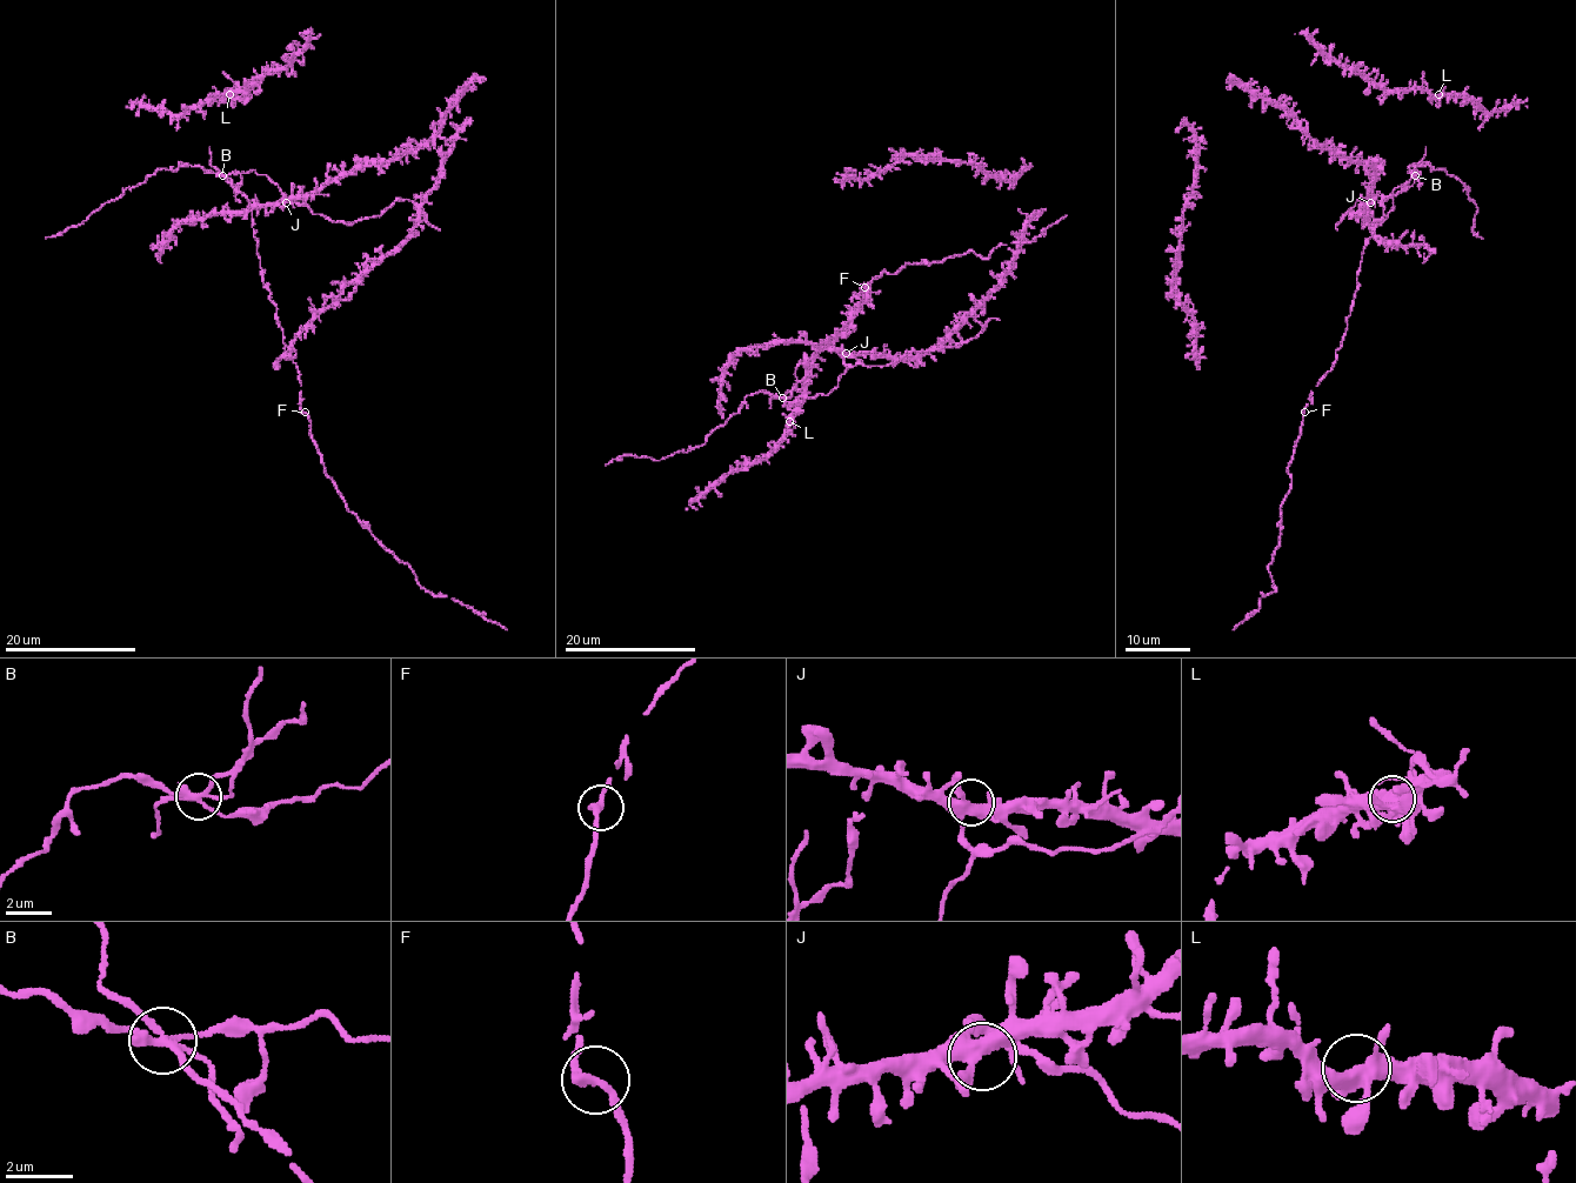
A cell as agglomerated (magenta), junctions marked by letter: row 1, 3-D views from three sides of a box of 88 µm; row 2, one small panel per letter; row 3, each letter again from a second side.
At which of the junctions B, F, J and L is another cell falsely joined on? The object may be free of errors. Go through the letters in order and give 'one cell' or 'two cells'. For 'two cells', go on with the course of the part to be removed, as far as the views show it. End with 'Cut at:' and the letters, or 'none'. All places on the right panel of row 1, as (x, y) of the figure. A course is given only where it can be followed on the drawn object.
B: two cells; course (1414, 174), (1418, 173), (1416, 169), (1384, 199), (1378, 222), (1368, 222), (1359, 199), (1335, 226), (1337, 231)
F: one cell
J: one cell
L: one cell
Cut at: B

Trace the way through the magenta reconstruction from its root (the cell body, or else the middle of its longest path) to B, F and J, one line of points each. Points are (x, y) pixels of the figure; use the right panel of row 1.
B: (1401, 186), (1416, 169), (1418, 173), (1414, 174)
F: (1401, 186), (1418, 173), (1393, 198), (1393, 209), (1366, 245), (1342, 345), (1304, 412)
J: (1401, 186), (1370, 202)

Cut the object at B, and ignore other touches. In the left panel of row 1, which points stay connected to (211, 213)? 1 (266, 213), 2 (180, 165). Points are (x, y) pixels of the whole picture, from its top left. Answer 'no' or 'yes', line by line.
1: yes
2: no

